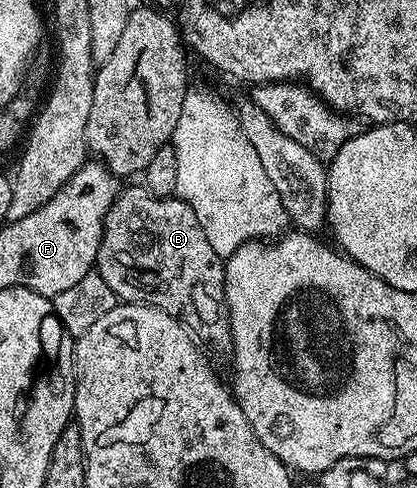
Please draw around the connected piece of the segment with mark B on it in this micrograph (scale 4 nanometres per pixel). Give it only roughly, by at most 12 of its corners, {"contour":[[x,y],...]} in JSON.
{"contour":[[124,187],[95,268],[230,349],[224,257],[175,196]]}

